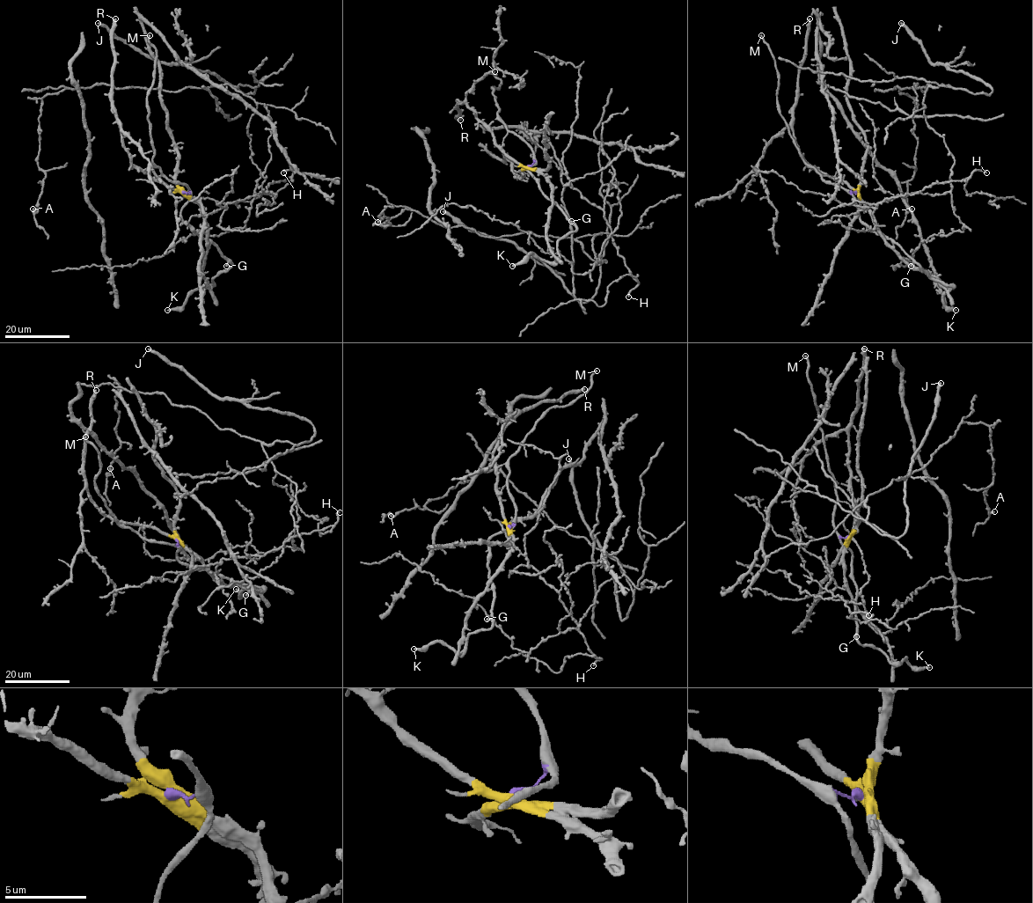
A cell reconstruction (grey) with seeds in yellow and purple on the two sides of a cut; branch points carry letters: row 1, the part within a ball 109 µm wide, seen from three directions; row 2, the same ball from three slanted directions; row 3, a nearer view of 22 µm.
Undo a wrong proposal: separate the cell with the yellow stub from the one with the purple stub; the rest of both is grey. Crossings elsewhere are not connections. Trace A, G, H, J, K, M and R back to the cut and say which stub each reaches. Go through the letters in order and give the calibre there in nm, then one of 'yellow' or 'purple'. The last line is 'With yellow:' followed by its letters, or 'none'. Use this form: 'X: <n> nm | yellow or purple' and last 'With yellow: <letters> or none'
A: 360 nm | yellow
G: 360 nm | purple
H: 240 nm | yellow
J: 400 nm | yellow
K: 360 nm | purple
M: 280 nm | purple
R: 500 nm | yellow
With yellow: A, H, J, R

